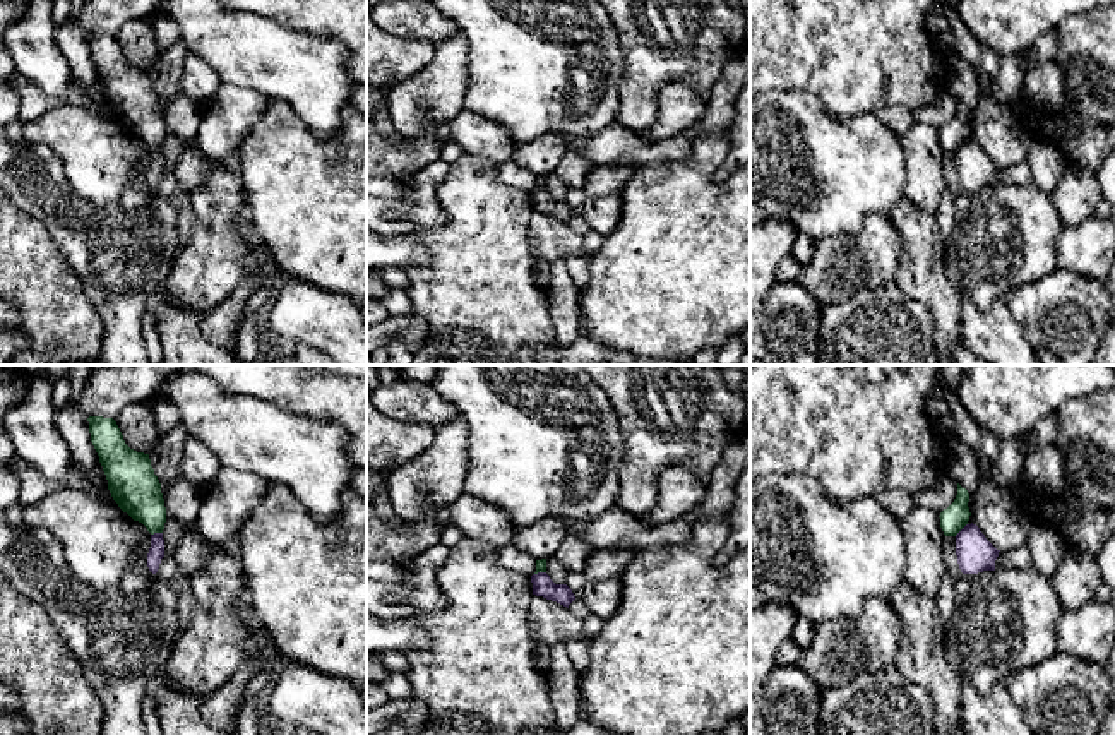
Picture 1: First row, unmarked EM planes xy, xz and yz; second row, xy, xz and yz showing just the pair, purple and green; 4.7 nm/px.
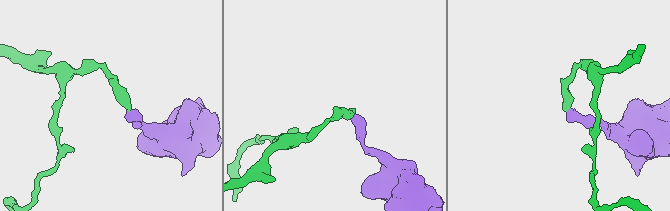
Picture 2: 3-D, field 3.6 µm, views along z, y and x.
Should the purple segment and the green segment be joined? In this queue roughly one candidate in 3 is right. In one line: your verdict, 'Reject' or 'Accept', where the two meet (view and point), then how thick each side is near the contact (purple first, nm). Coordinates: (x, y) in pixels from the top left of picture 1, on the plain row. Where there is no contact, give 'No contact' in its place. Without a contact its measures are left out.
Reject. Touches purple at yz (961, 146). Thickness 180 nm (purple) against 120 nm

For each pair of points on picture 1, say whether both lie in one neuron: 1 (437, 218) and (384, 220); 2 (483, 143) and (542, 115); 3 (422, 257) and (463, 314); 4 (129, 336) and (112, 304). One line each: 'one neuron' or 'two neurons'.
1: one neuron
2: two neurons
3: two neurons
4: one neuron

